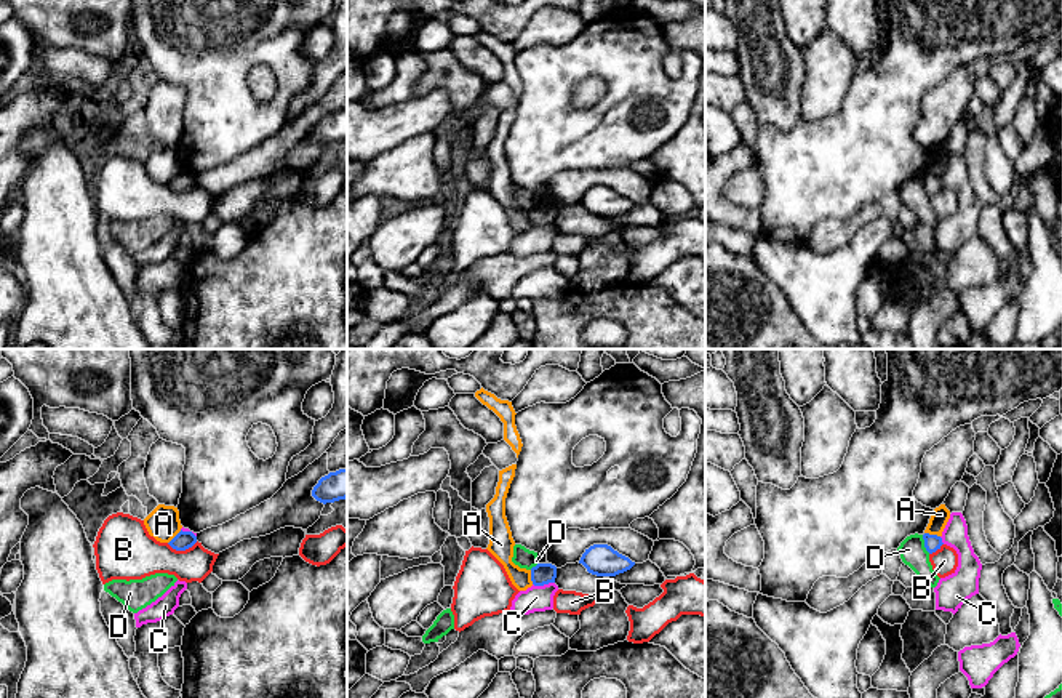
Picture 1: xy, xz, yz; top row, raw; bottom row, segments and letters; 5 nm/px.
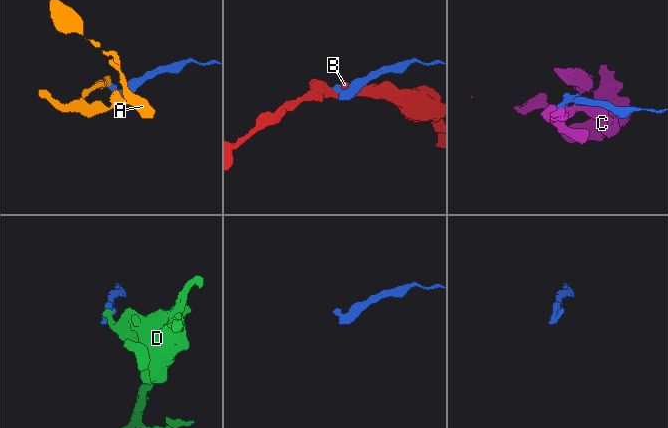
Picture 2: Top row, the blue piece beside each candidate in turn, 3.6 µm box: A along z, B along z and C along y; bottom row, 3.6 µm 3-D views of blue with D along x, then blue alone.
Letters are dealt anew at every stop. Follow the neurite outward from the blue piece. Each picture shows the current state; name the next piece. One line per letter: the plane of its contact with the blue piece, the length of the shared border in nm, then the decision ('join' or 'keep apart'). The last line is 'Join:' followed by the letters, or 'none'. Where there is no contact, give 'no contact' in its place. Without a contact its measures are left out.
A: yz | 80 nm | keep apart
B: xy | 160 nm | keep apart
C: xz | 110 nm | keep apart
D: yz | 100 nm | keep apart
Join: none

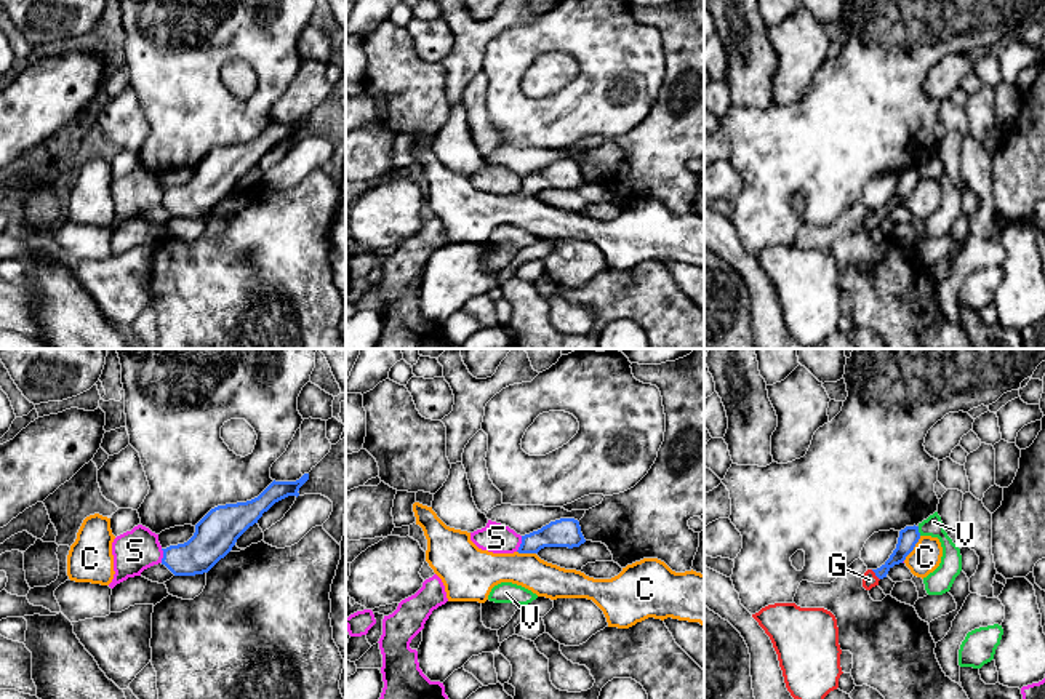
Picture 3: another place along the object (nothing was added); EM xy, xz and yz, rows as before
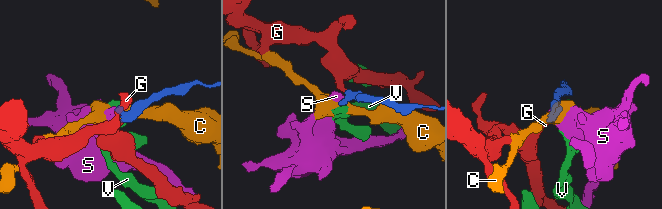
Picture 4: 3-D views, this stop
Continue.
C: yz | 160 nm | keep apart
G: yz | 70 nm | join
S: xz | 90 nm | keep apart
V: yz | 50 nm | keep apart
Join: G

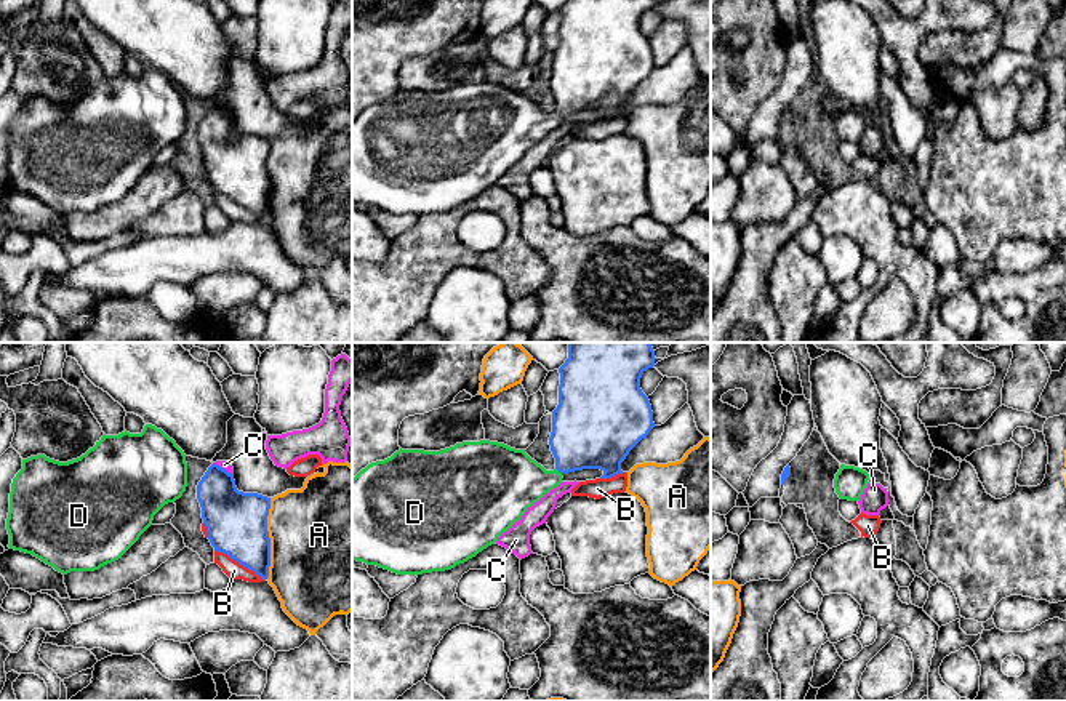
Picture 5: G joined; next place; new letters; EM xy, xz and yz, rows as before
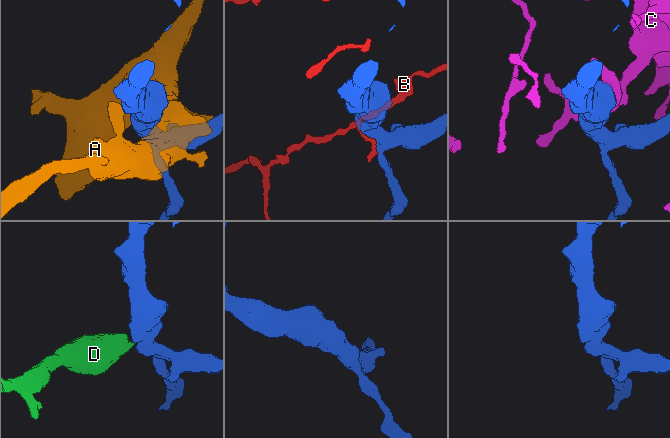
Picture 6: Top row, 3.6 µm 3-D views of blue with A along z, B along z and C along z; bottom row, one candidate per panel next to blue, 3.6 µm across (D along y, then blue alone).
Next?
A: xy | 400 nm | keep apart
B: xy | 300 nm | keep apart
C: xy | 120 nm | keep apart
D: xz | 50 nm | join
Join: D

